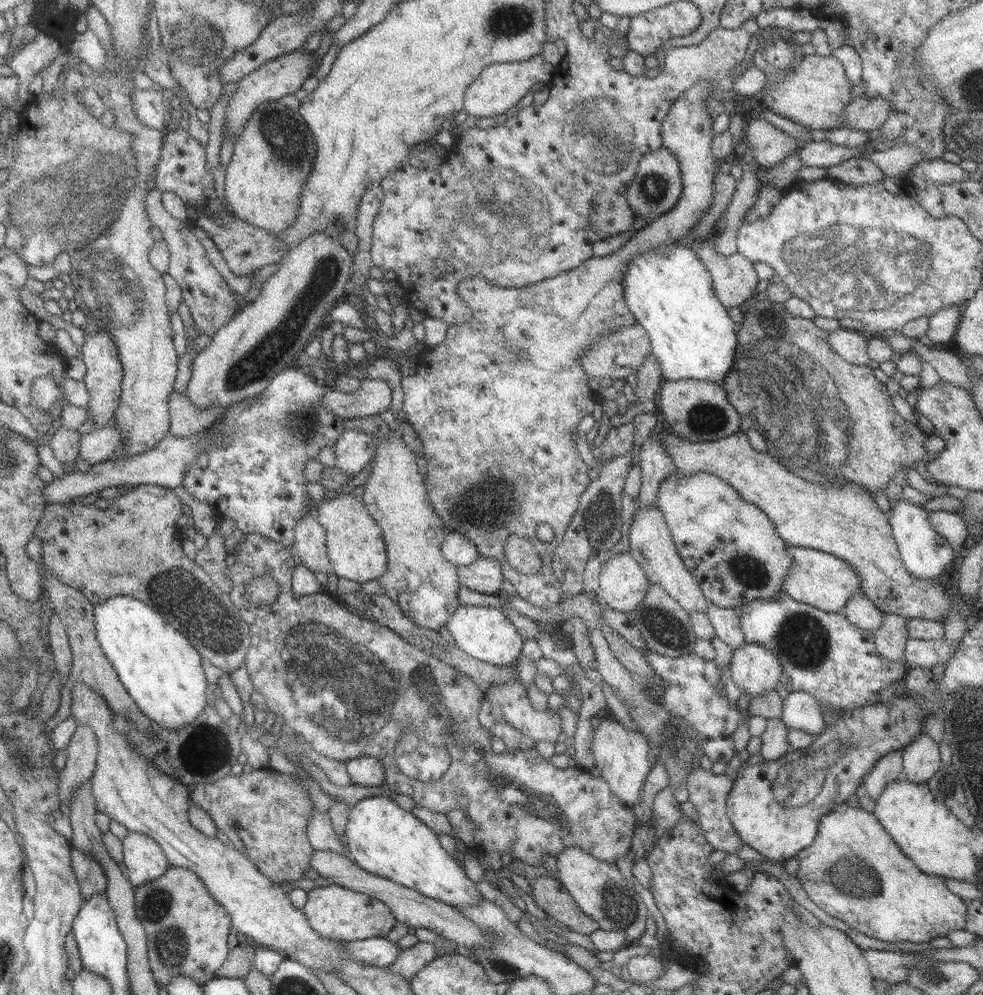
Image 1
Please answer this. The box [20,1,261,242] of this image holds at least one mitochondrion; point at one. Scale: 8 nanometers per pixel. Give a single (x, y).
(198, 43)

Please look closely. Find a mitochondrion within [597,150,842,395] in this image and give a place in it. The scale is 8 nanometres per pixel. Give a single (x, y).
(654, 188)

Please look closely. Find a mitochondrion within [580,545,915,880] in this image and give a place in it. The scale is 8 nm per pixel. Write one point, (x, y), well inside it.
(805, 641)

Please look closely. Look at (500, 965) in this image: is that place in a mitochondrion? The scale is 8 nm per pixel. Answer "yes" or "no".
yes

